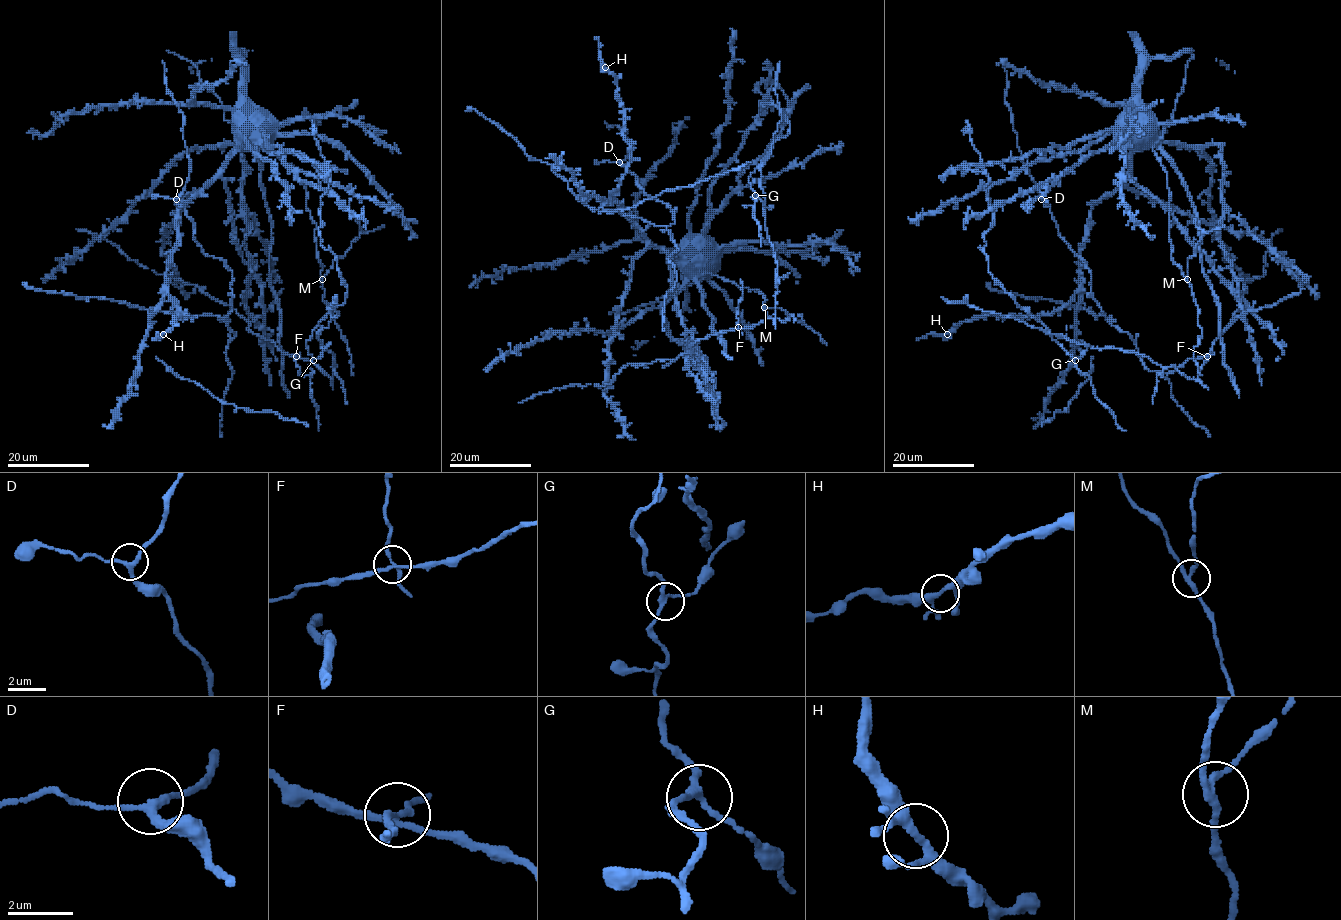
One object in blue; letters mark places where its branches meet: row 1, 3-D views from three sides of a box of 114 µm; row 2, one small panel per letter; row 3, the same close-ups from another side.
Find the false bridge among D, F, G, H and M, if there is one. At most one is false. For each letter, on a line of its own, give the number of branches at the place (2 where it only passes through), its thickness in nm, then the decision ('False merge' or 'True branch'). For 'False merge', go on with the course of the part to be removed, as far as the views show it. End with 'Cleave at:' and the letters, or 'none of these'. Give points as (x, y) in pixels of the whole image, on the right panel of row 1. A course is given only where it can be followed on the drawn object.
D: Branches: 3. Thickness 220 nm. True branch
F: Branches: 4. Thickness 200 nm. False merge. Course of the part to remove: (1206, 356), (1188, 359), (1174, 370), (1159, 374)
G: Branches: 3. Thickness 200 nm. True branch
H: Branches: 4. Thickness 240 nm. True branch
M: Branches: 3. Thickness 200 nm. True branch
Cleave at: F

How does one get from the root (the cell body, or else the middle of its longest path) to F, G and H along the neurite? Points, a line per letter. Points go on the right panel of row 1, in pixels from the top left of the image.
F: (1119, 131), (1116, 125), (1155, 140), (1220, 147), (1220, 241), (1238, 284), (1242, 314), (1219, 334), (1206, 356)
G: (1119, 131), (1116, 125), (1065, 146), (980, 166), (995, 209), (984, 234), (989, 272), (1075, 360)
H: (1119, 131), (1130, 146), (1130, 174), (1091, 208), (1074, 297), (1049, 314), (980, 315), (947, 333)

